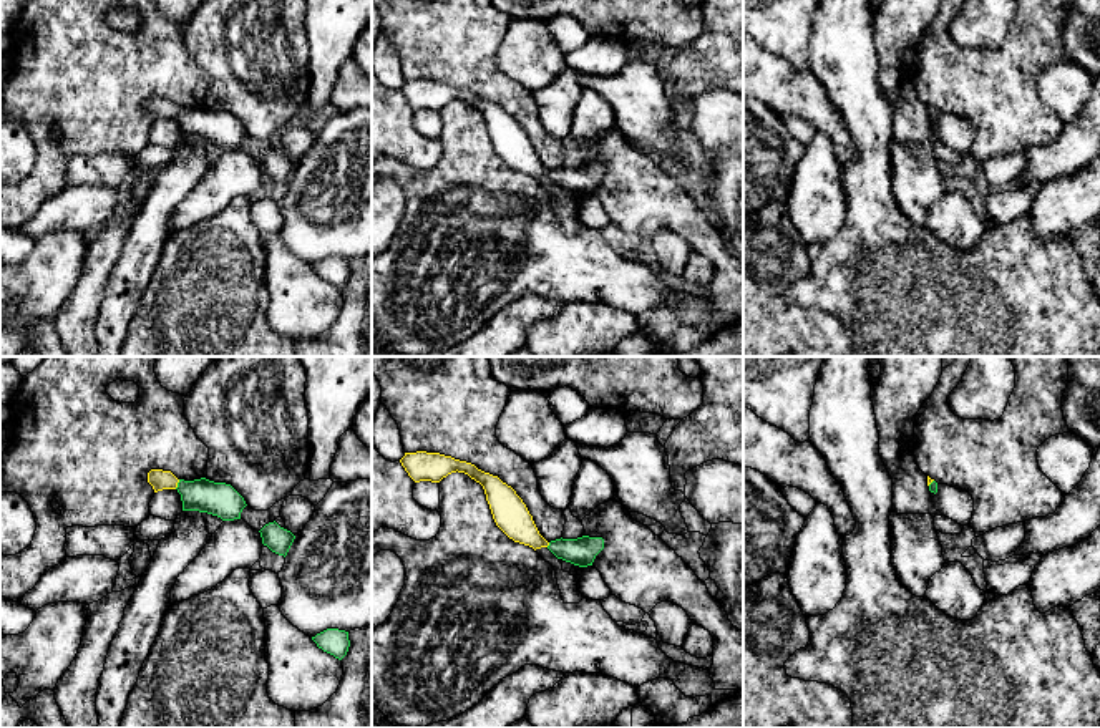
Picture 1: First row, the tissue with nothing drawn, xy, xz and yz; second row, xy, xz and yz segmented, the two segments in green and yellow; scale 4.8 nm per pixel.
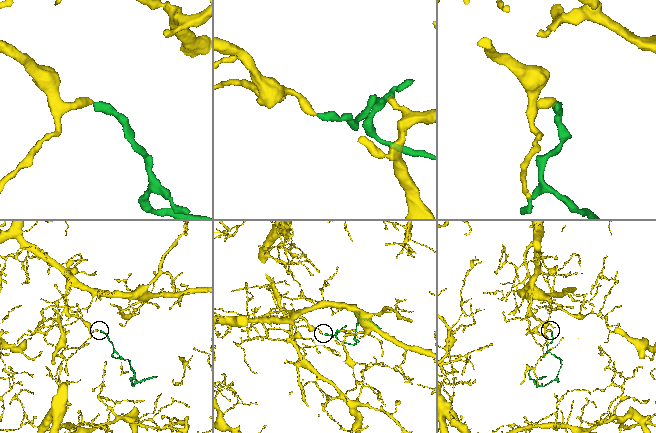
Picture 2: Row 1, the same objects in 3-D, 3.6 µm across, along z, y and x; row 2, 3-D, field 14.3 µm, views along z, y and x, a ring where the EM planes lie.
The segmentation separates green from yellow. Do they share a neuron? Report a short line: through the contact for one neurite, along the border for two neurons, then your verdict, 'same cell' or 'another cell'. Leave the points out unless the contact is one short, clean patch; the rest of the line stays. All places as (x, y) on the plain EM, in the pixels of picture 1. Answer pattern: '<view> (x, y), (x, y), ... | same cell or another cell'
xy (221, 128), (194, 123), (178, 113), (160, 108) | same cell

